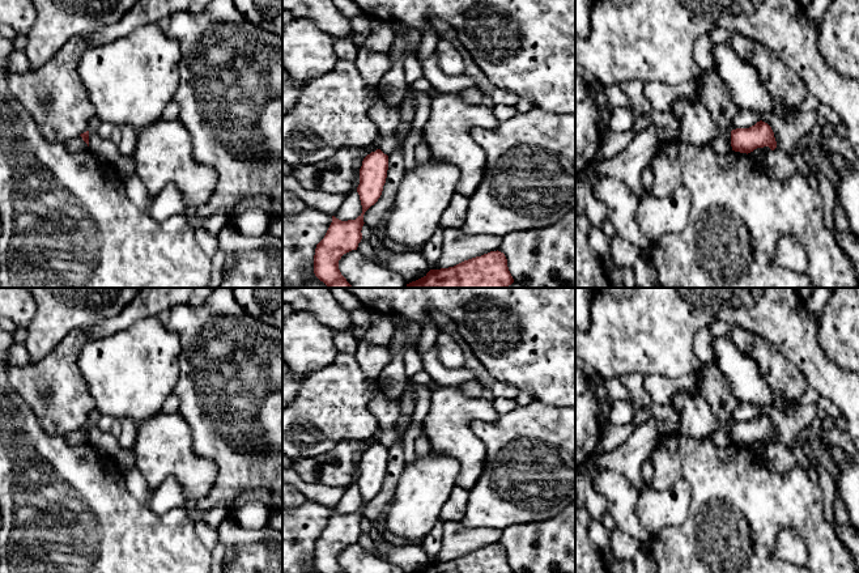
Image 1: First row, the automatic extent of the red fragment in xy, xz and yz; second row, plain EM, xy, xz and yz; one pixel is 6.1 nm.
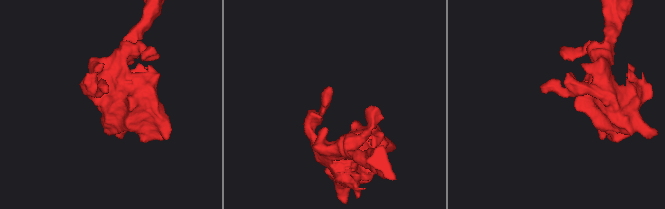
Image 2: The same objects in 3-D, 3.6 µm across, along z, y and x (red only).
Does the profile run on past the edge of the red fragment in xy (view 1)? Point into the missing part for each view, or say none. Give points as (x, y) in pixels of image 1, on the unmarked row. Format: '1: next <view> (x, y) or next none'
1: next none

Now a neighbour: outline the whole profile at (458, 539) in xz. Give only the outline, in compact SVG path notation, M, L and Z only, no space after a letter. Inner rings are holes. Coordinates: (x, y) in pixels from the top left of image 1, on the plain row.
M447 521L443 523L443 536L439 552L430 563L454 560L464 553L497 544L502 530L473 530L465 527L462 521Z

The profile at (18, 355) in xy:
M14 341L8 352L10 366L26 366L30 364L30 356L24 343Z

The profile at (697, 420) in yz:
M680 391L668 406L680 413L679 430L694 440L705 438L719 430L731 434L731 424L719 421L701 395Z

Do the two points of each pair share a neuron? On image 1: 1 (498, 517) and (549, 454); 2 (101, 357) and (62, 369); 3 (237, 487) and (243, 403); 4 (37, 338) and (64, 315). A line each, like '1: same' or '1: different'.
1: same
2: different
3: same
4: same

